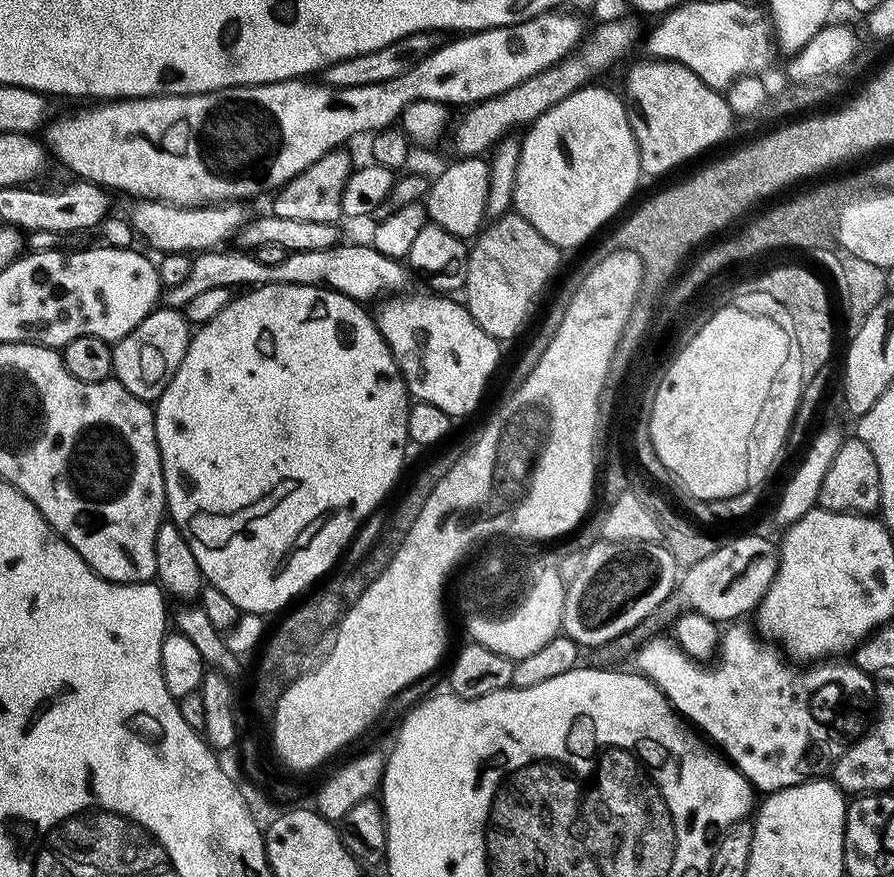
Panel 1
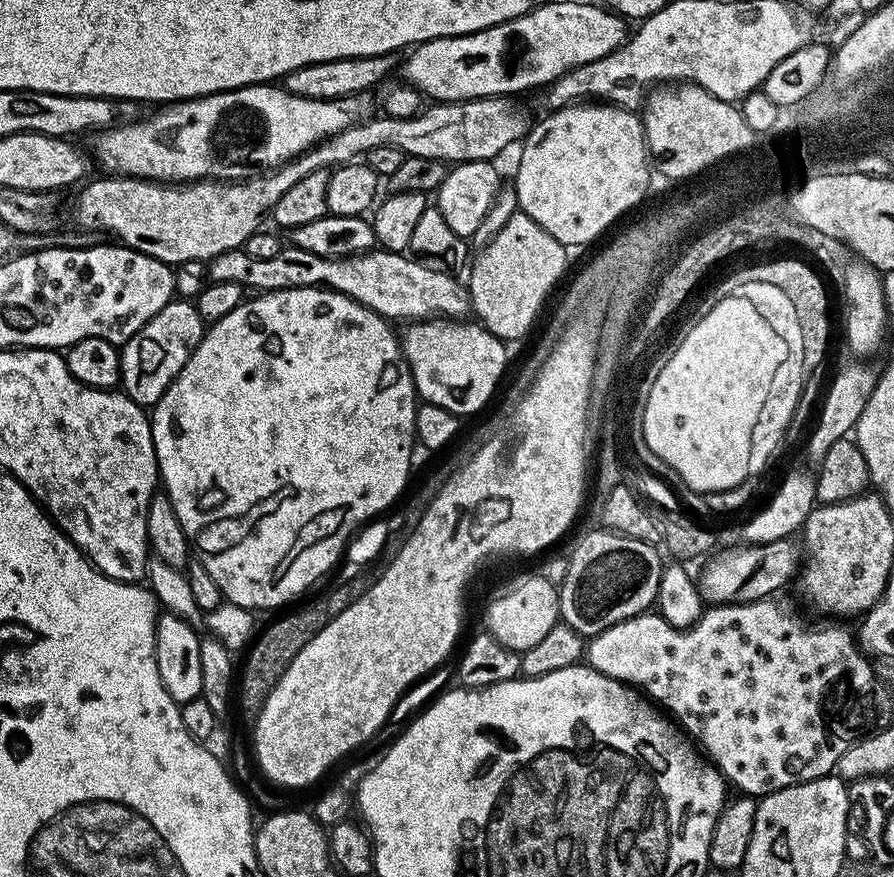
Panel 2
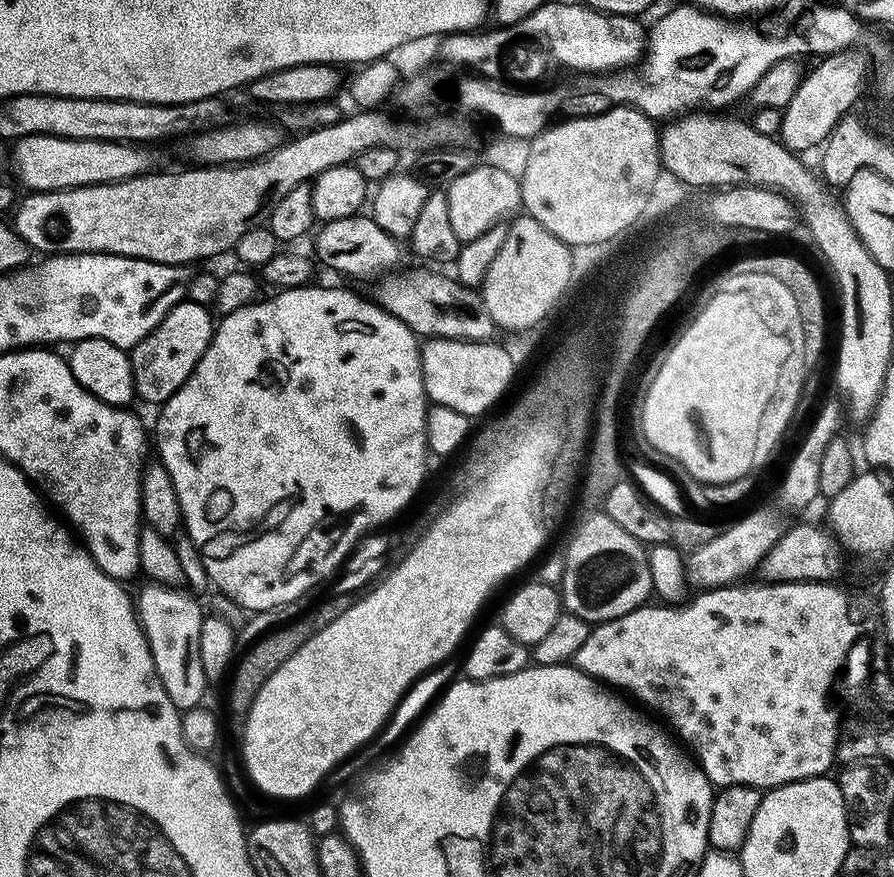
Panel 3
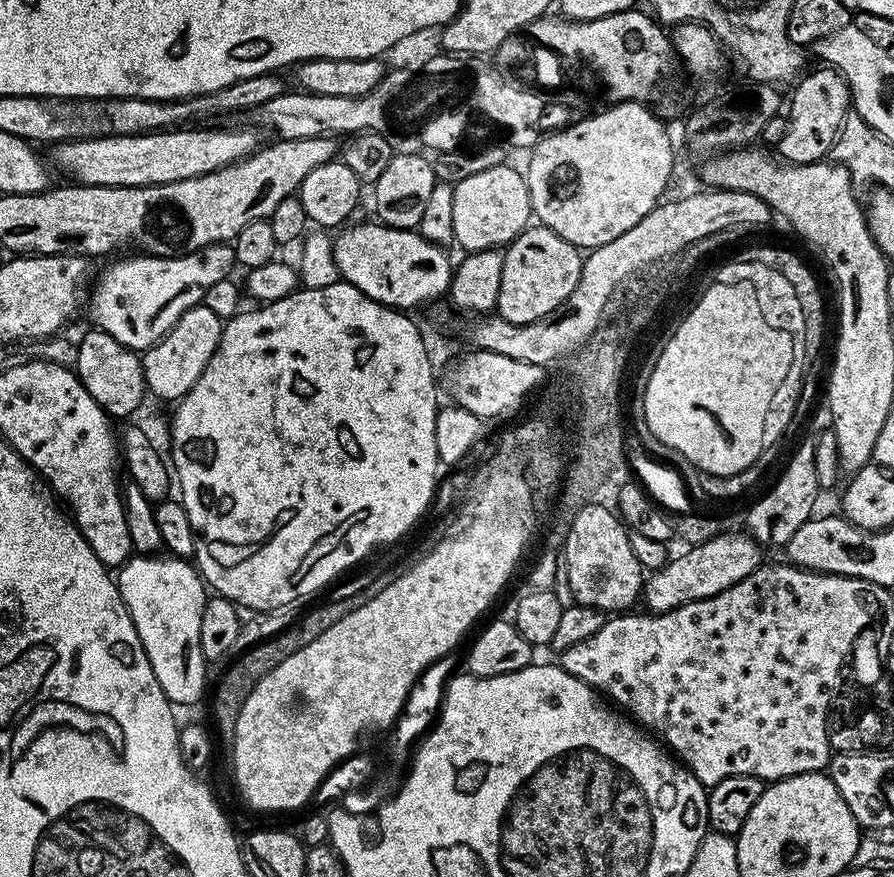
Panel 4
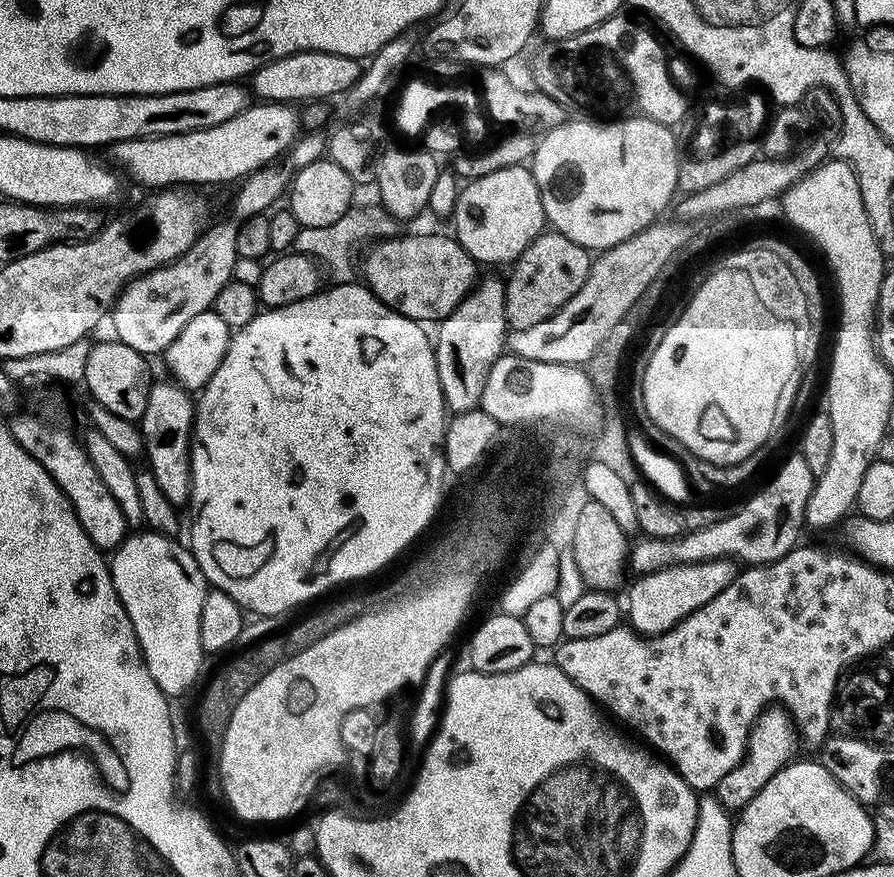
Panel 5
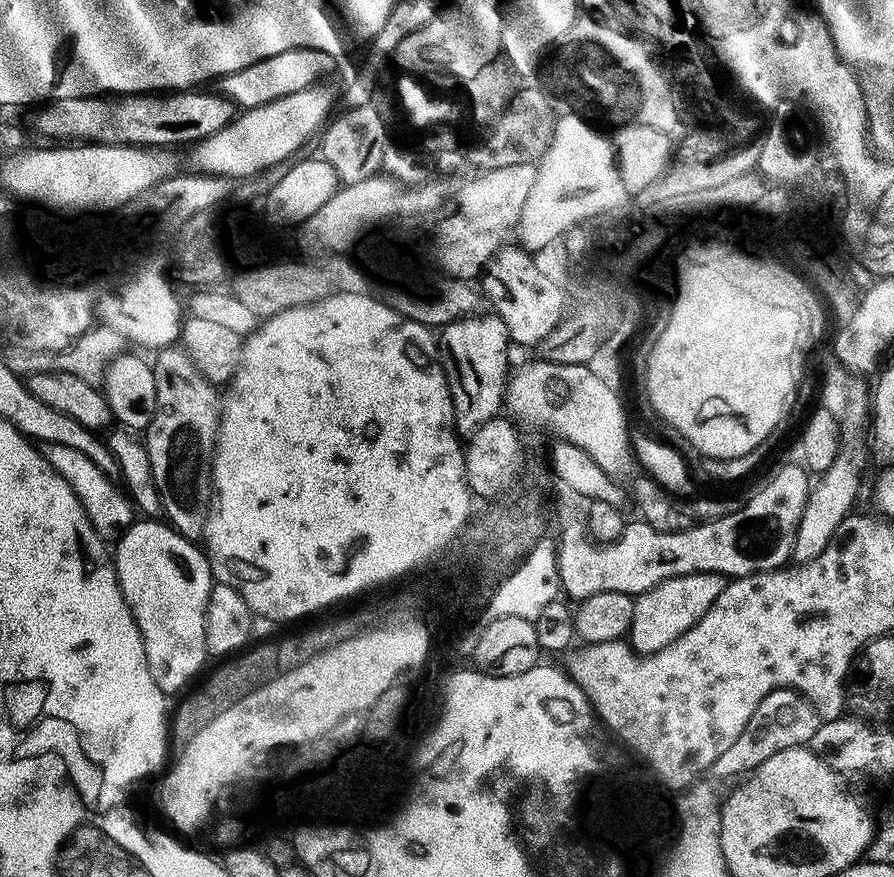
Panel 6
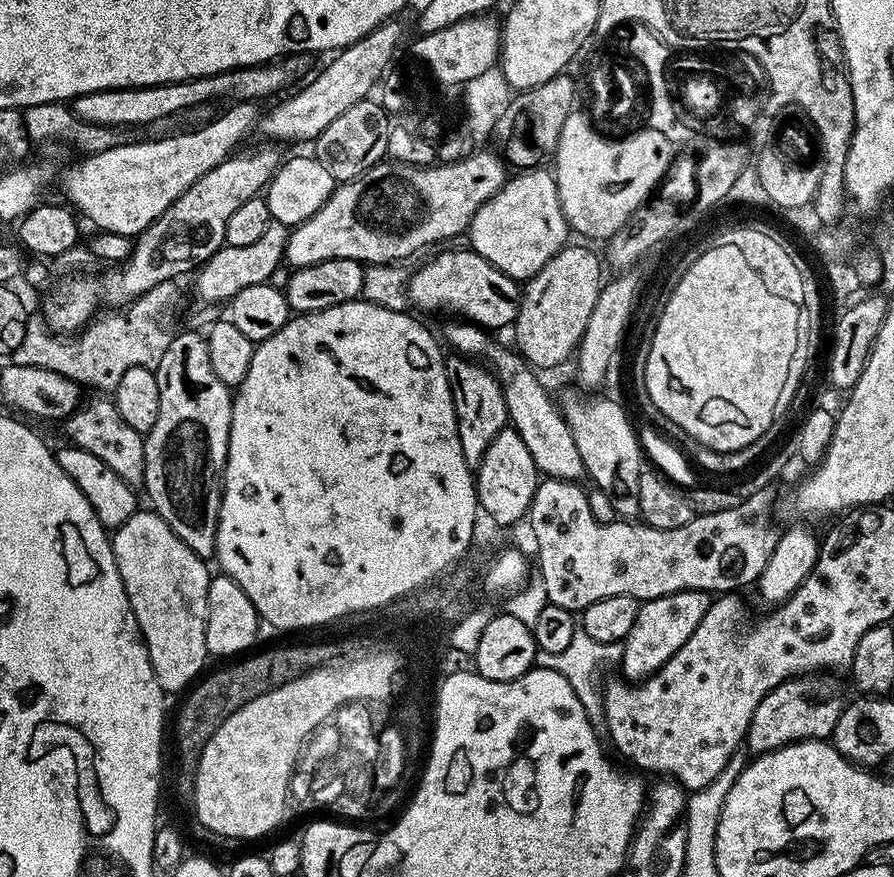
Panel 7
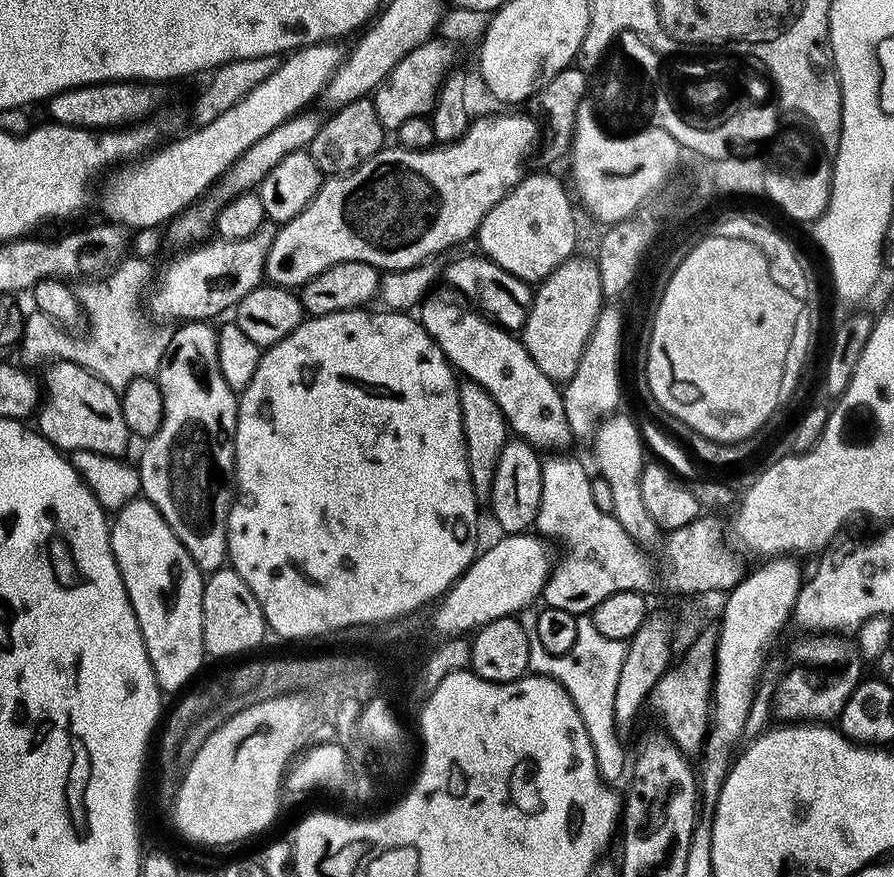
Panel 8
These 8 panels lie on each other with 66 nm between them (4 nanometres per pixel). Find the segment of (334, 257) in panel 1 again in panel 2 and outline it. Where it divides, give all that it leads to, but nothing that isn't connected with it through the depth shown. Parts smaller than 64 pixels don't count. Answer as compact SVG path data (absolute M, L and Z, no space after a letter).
M292 244L284 247L277 257L268 258L265 261L250 258L248 254L243 252L243 249L236 249L216 257L209 263L209 279L213 283L234 281L241 287L250 290L254 288L252 290L256 292L327 286L331 291L340 292L344 296L358 301L360 305L374 310L384 319L406 318L405 320L410 322L435 318L464 320L471 315L472 299L469 296L467 285L463 281L458 282L452 276L455 275L452 275L449 271L424 263L405 253L389 252L388 249L381 248L369 250L357 256L348 256L346 259L326 259Z

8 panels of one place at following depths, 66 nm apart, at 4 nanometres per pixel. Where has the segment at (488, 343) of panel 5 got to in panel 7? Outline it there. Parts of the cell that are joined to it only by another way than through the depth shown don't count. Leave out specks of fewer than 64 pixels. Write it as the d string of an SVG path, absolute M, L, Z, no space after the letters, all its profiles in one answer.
M460 354L447 357L448 381L454 398L454 410L458 422L458 442L462 442L462 454L468 467L475 470L480 467L482 458L494 442L494 438L509 423L506 398L496 376L486 367L483 368L472 358Z

